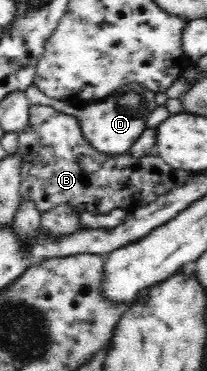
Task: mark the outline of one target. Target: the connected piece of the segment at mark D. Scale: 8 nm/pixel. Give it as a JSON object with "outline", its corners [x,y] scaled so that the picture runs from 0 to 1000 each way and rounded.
{"outline":[[[164,226],[126,237],[116,253],[150,286],[246,286],[280,302],[353,313],[372,321],[401,369],[420,375],[420,388],[440,391],[459,410],[498,412],[527,423],[570,423],[614,412],[652,377],[681,367],[681,358],[705,348],[700,321],[763,286],[749,267],[754,251],[676,237],[671,229],[633,229],[623,240],[589,245],[589,251],[556,253],[469,283],[411,280],[396,286],[333,286],[319,272],[242,264],[198,251]]]}

